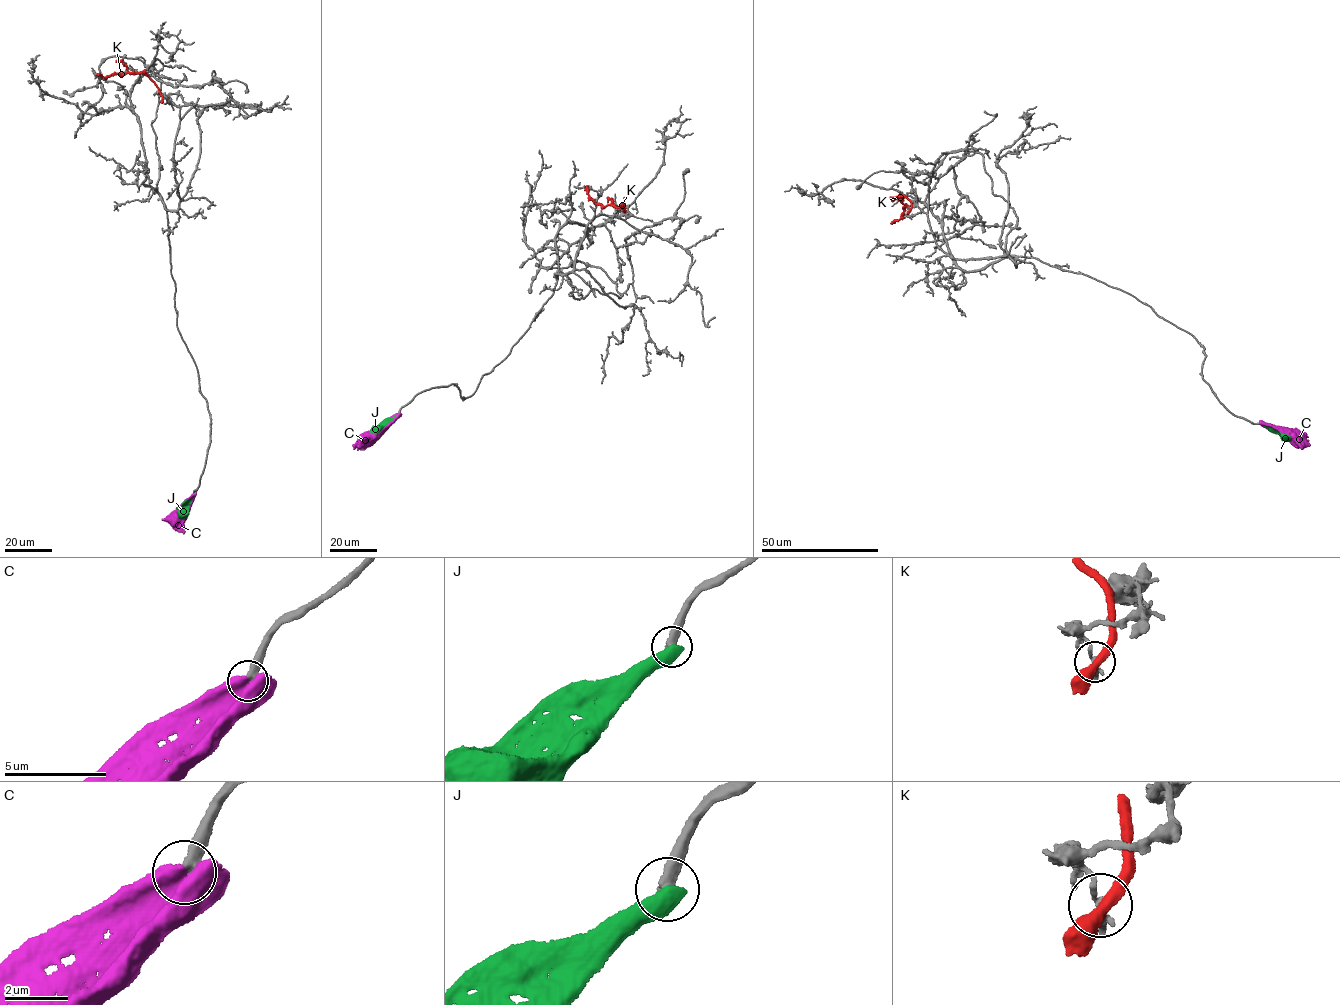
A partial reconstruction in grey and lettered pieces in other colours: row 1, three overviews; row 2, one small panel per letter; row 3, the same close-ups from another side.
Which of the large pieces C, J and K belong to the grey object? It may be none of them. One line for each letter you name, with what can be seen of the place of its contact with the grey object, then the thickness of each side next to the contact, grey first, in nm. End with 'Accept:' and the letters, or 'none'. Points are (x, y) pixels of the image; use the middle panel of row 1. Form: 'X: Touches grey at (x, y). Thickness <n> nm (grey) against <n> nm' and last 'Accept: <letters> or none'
J: Touches grey at (398, 414). Thickness 440 nm (grey) against 600 nm
Accept: J

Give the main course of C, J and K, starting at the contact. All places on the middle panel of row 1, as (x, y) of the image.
C: (398, 414), (386, 419), (352, 446)
J: (399, 414), (391, 423), (370, 433)
K: (622, 207), (625, 212), (623, 206), (598, 204), (589, 196), (586, 185)

